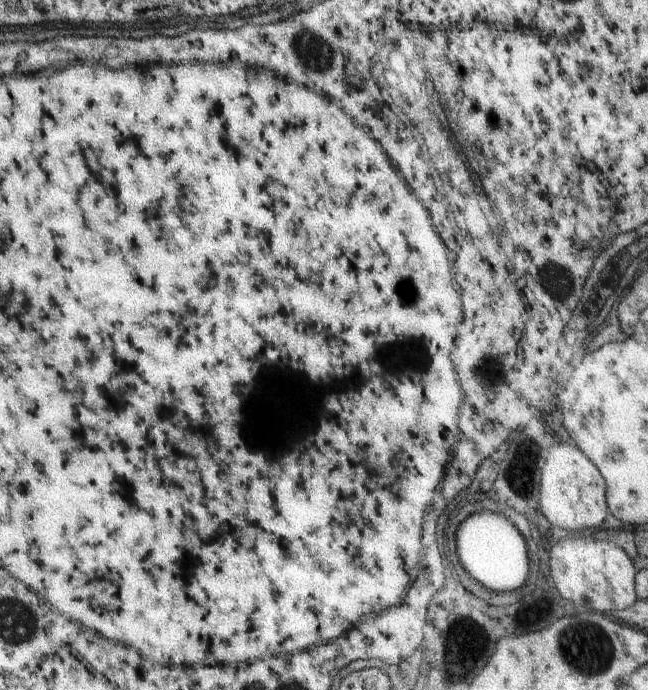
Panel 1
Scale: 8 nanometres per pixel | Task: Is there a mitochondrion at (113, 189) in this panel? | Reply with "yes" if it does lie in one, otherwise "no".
no

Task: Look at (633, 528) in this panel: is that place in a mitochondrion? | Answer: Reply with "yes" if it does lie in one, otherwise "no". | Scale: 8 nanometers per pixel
no

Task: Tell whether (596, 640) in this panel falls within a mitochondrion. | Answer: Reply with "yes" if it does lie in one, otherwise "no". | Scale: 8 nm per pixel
yes

